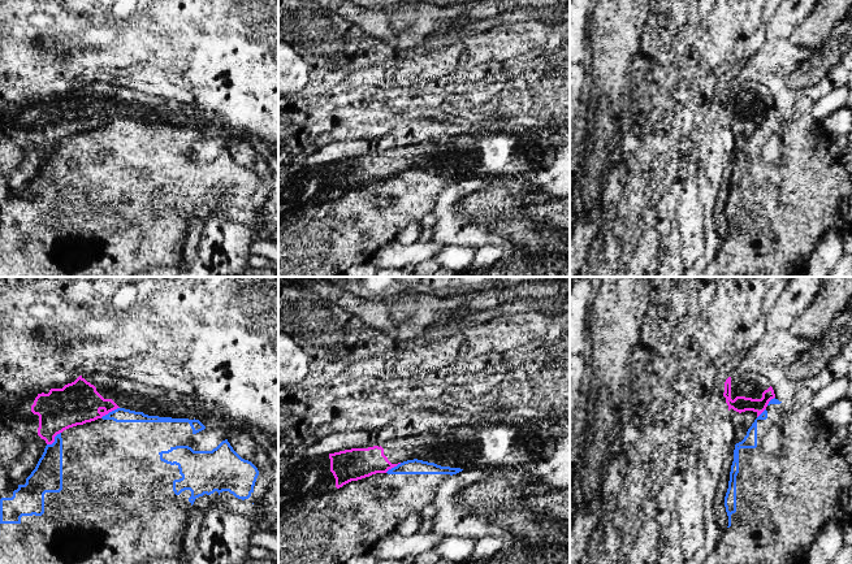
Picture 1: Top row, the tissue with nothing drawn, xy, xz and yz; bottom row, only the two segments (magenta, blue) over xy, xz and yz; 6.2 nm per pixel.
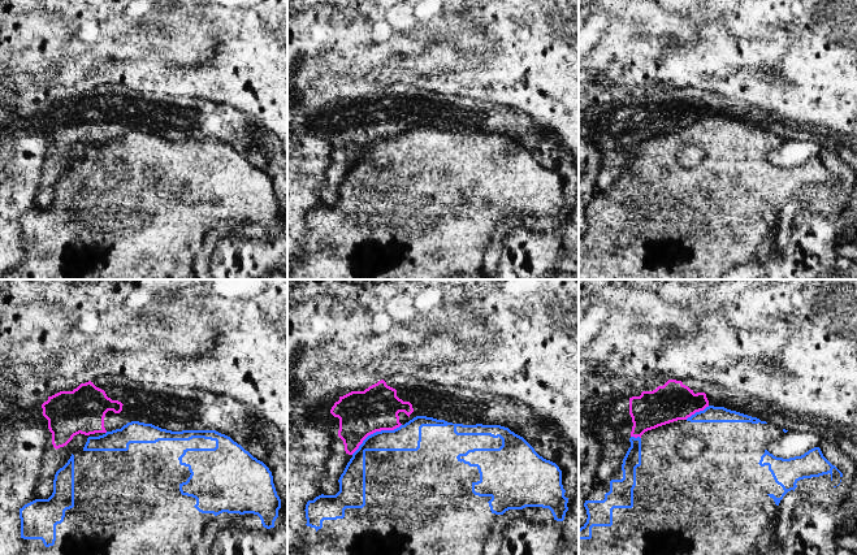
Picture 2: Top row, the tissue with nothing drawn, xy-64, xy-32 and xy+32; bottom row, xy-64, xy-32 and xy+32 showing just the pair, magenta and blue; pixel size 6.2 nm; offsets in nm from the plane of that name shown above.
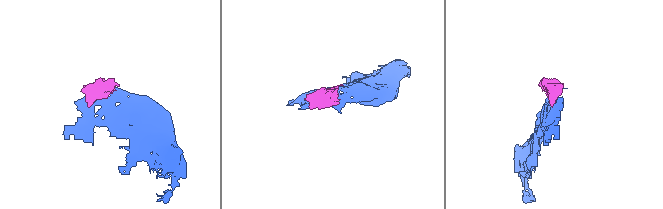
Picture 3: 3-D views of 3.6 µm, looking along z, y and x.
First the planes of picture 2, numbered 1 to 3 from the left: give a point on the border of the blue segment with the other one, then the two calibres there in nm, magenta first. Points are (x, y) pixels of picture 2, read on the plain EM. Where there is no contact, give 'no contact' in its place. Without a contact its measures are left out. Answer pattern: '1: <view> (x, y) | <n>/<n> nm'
1: no contact
2: xy-32 (375, 141) | 280/170 nm
3: xy+32 (697, 120) | 240/100 nm

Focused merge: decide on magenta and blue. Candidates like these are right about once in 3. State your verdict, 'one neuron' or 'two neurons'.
two neurons

